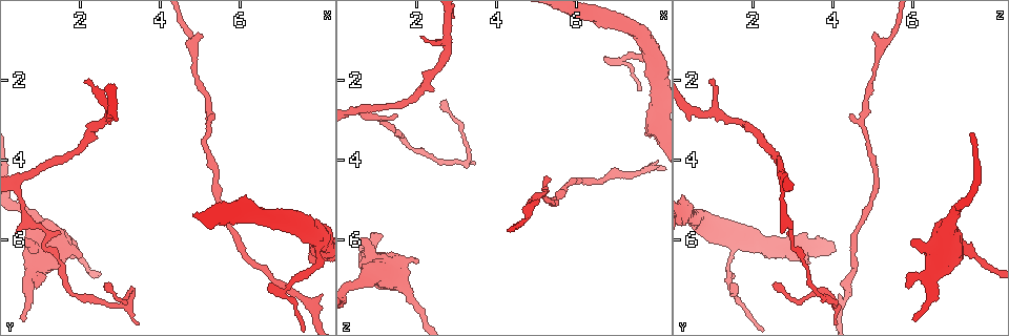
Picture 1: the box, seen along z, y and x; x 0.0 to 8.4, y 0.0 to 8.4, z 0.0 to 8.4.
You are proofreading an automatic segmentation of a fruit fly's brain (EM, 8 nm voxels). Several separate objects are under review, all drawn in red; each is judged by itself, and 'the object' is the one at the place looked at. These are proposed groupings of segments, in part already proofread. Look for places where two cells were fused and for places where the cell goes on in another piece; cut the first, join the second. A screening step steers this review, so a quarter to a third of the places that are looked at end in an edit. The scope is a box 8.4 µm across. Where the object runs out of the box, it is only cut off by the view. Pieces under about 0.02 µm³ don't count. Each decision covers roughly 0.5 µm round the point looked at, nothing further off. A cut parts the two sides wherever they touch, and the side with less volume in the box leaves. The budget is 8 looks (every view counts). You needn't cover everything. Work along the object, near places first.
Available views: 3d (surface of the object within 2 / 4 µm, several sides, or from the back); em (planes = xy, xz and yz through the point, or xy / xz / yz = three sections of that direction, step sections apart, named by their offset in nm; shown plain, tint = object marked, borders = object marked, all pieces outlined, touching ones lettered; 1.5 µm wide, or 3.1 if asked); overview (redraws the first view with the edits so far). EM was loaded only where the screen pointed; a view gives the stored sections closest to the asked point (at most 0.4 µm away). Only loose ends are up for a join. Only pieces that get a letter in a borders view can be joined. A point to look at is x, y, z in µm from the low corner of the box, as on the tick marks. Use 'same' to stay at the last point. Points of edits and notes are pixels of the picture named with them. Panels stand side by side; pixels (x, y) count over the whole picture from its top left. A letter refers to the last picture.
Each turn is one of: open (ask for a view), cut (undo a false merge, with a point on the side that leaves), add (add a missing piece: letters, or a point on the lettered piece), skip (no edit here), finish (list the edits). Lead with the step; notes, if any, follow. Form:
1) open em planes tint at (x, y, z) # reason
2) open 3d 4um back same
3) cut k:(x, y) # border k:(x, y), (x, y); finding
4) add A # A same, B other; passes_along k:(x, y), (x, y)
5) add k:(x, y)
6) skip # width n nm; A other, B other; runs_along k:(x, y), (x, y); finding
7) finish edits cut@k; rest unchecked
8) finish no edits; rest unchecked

open em xz step 4 tint at (7.90, 6.25, 1.60) # thin arm on a thick one

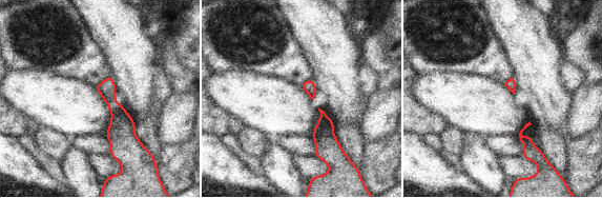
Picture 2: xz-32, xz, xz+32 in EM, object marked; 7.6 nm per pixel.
open em yz step 8 tint same

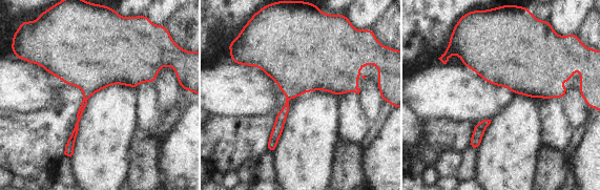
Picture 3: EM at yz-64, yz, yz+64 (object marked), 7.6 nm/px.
open em yz step 8 borders same

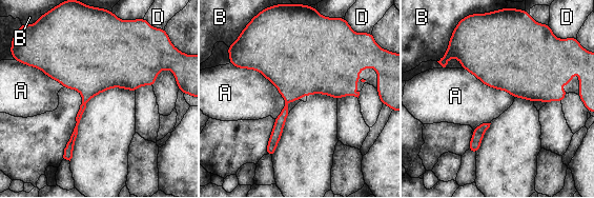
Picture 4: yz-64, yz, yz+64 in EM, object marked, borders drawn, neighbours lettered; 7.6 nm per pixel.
skip # width 280 nm; A other, B other, D other; border 4:(234, 65), (278, 90), (274, 119); all the same cell

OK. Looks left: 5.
open em planes plain at (5.25, 3.40, 4.80) # narrows sharply

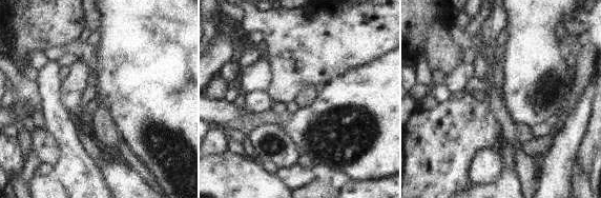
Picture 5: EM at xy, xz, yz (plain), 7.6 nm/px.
open em planes tint same

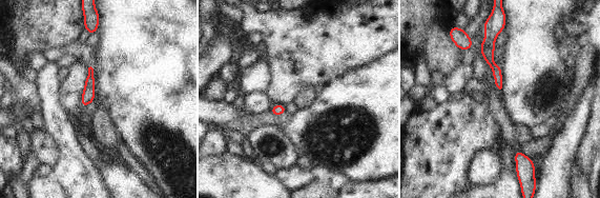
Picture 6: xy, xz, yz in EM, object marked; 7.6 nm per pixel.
open em planes borders same

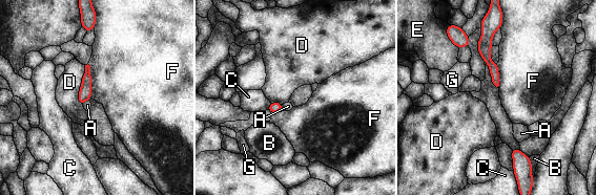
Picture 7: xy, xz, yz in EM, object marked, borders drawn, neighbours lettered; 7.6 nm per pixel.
skip # A other, B other, C other, D other, E other, F other, G other; one cell here

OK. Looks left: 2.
finish no edits; rest unchecked

